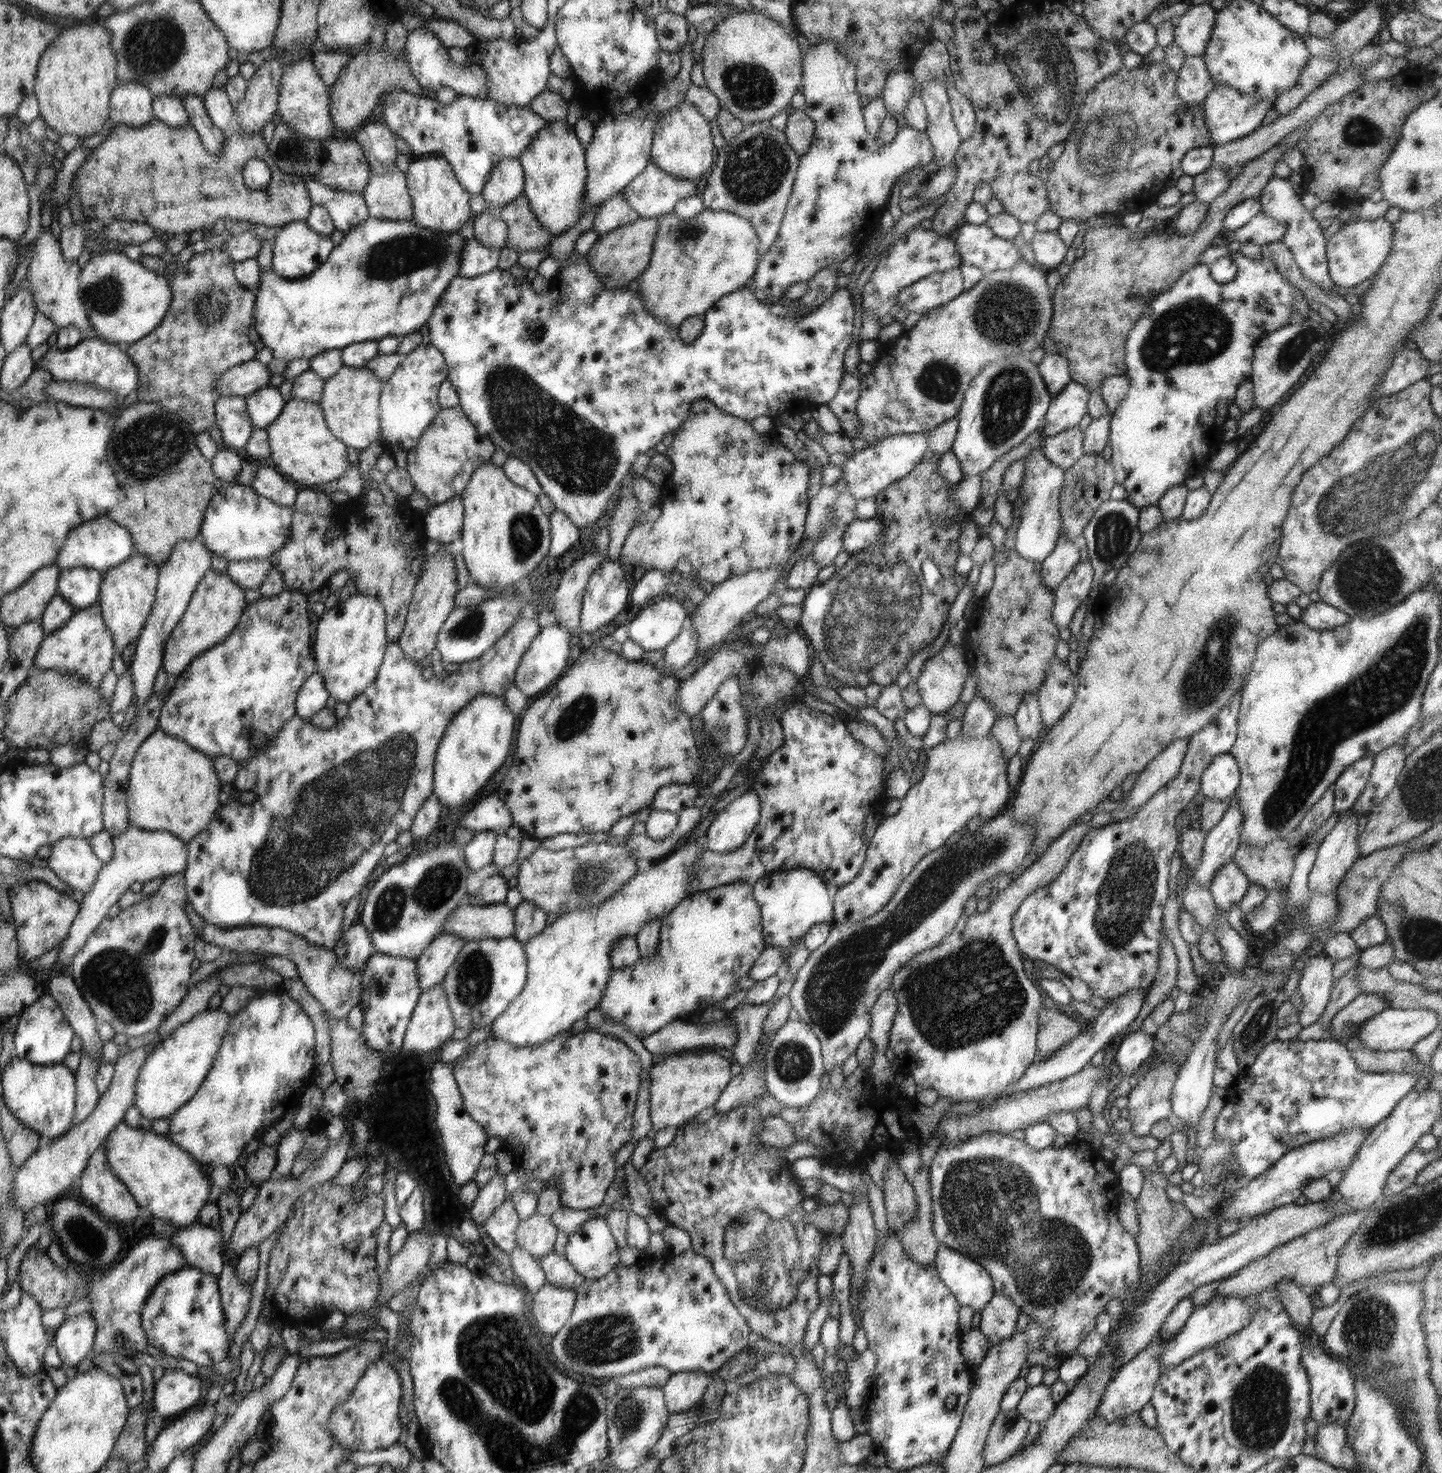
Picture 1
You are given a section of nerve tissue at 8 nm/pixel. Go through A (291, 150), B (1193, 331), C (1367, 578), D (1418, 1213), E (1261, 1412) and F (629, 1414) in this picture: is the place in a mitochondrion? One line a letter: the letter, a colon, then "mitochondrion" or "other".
A: mitochondrion
B: mitochondrion
C: mitochondrion
D: mitochondrion
E: mitochondrion
F: mitochondrion

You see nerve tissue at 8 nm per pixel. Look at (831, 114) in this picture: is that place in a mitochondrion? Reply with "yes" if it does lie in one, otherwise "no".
no

